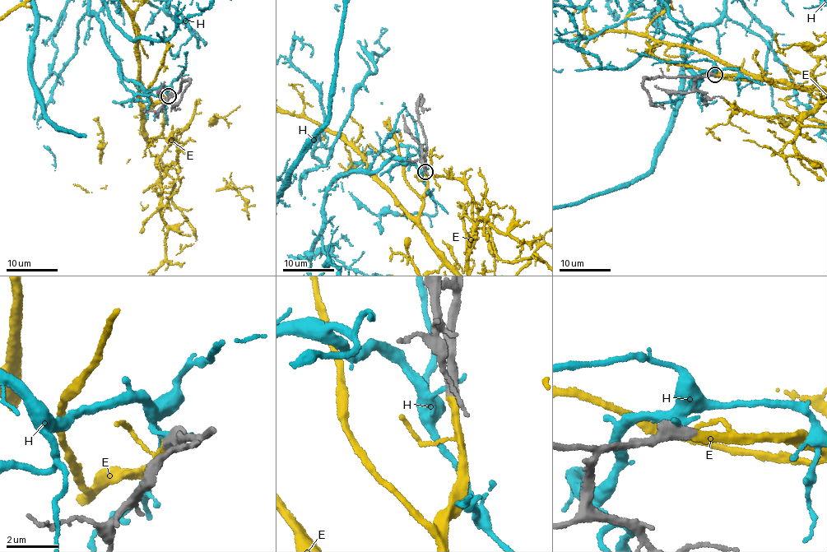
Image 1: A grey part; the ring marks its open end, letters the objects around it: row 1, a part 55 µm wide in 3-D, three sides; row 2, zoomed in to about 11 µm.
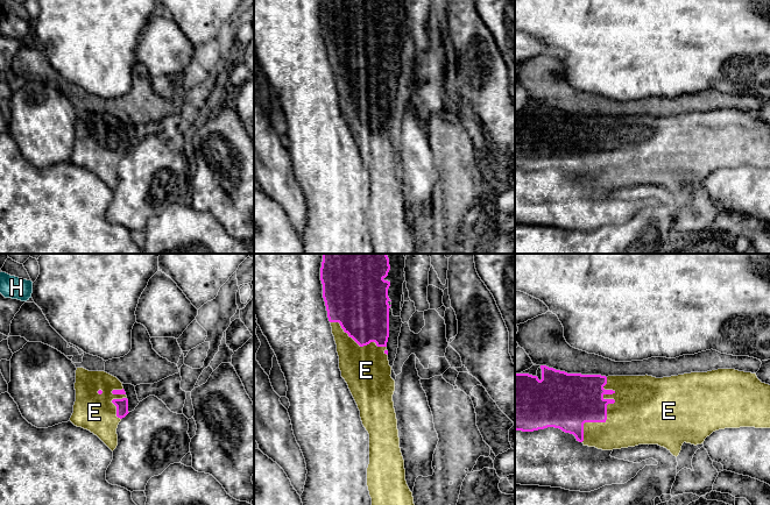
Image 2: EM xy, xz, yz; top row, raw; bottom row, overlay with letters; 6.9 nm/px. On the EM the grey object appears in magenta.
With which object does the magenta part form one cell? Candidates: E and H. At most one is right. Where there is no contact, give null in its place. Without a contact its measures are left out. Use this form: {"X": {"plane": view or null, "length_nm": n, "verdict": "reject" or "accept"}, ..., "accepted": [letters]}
{"E": {"plane": "yz", "length_nm": 480, "verdict": "accept"}, "H": {"plane": null, "verdict": "reject"}, "accepted": ["E"]}

